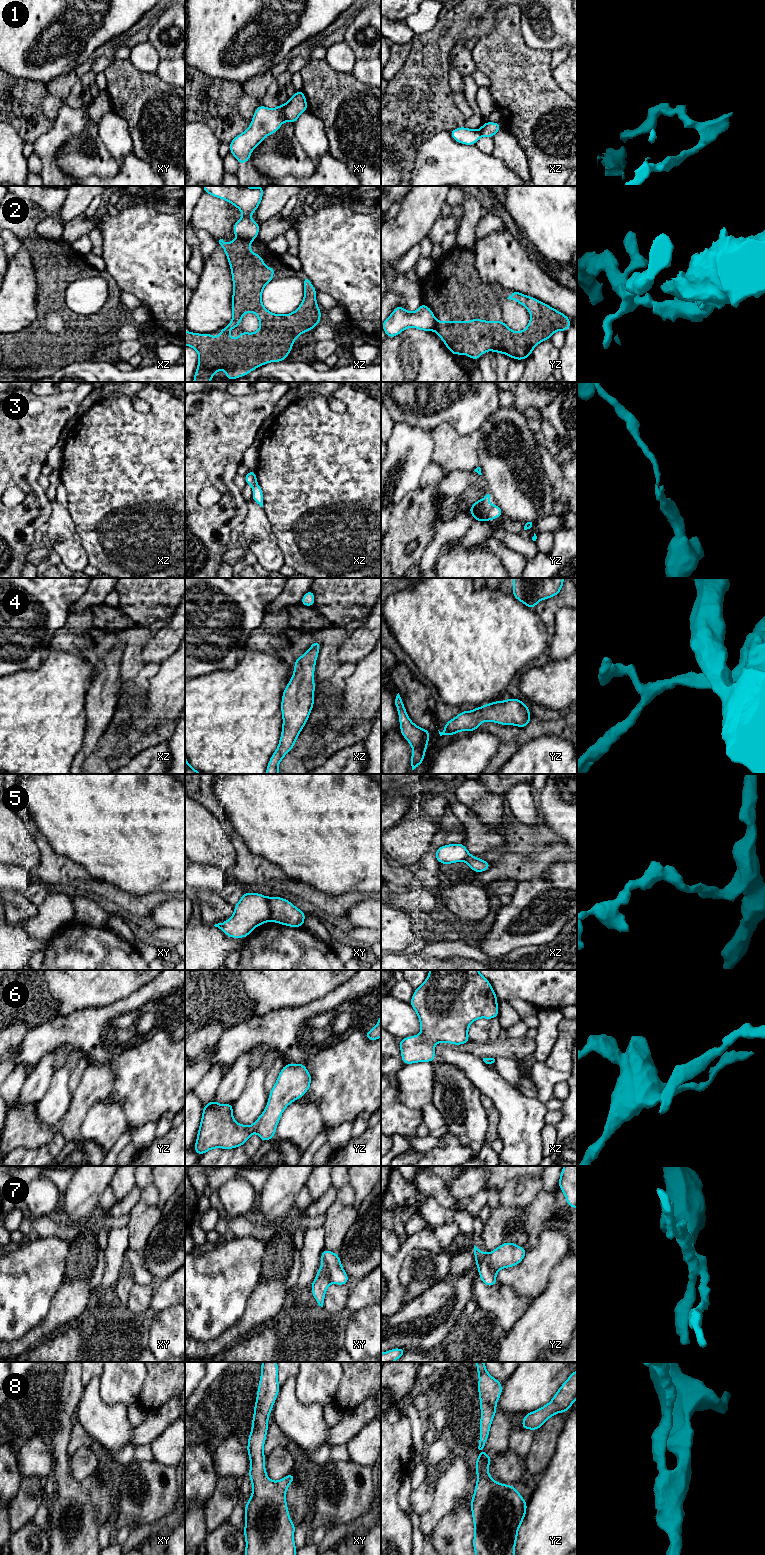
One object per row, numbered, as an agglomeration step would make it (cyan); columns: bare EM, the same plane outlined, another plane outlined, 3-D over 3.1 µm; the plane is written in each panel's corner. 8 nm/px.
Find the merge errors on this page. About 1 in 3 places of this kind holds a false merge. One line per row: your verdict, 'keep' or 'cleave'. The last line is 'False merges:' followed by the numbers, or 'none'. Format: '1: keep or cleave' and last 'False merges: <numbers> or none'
1: cleave
2: cleave
3: cleave
4: keep
5: cleave
6: keep
7: cleave
8: keep
False merges: 1, 2, 3, 5, 7

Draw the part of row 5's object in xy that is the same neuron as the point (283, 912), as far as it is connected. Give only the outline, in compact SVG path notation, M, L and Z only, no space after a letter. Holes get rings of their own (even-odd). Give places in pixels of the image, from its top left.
M270 897L270 921L289 927L304 927L306 913L295 907L289 900Z

